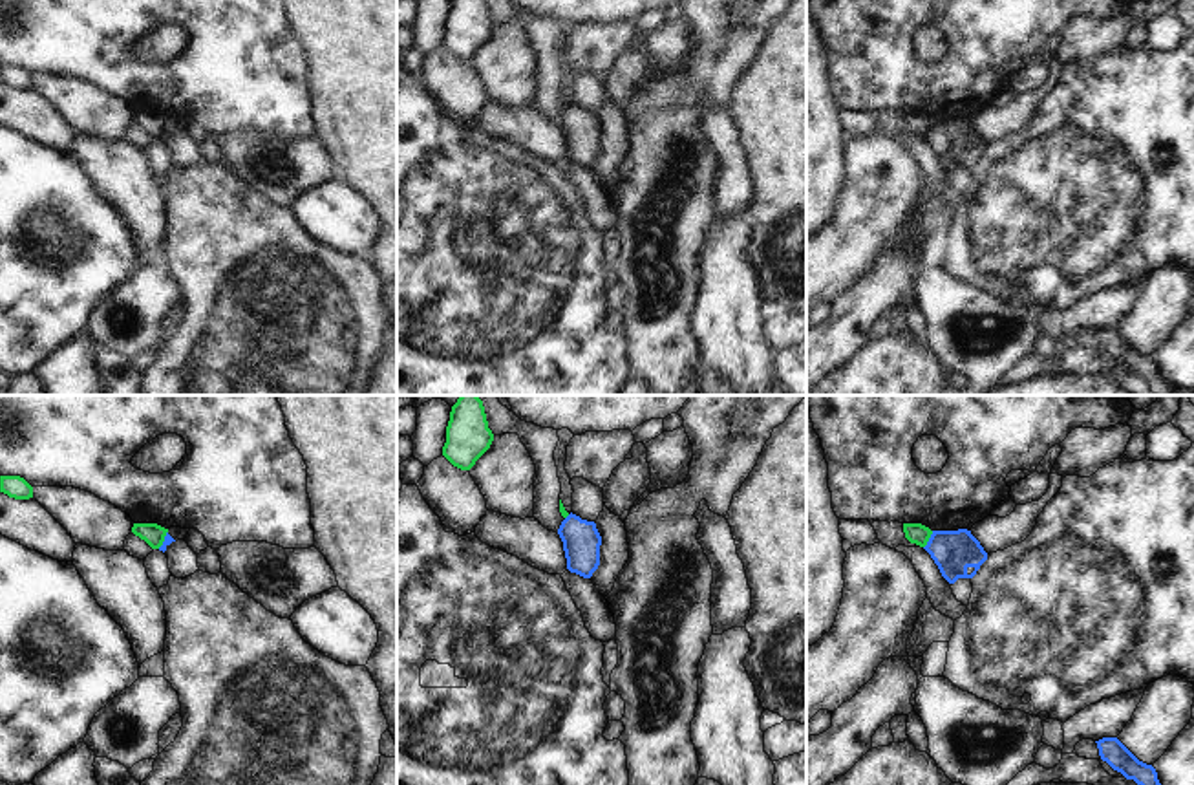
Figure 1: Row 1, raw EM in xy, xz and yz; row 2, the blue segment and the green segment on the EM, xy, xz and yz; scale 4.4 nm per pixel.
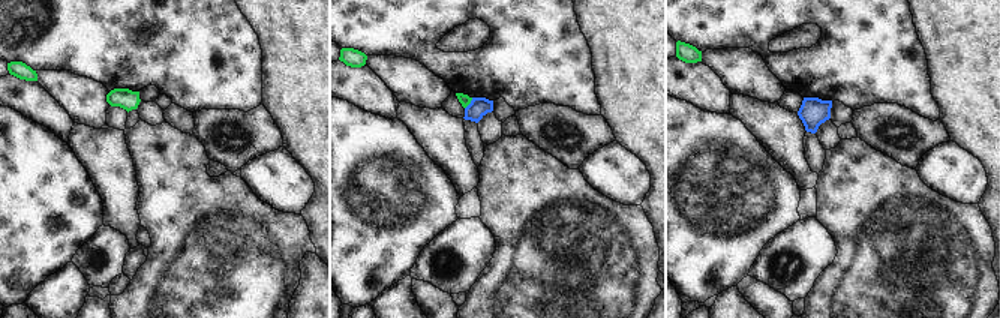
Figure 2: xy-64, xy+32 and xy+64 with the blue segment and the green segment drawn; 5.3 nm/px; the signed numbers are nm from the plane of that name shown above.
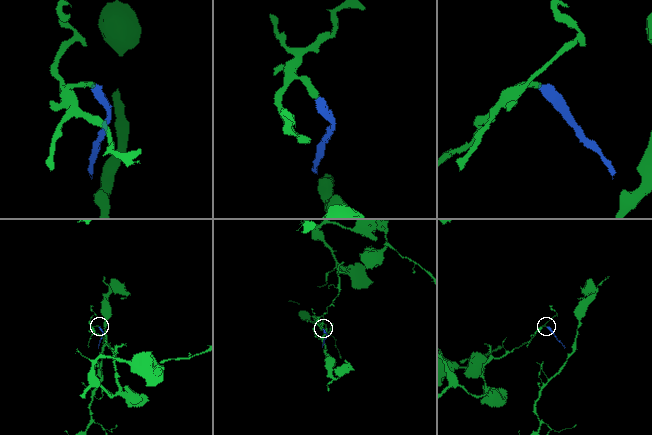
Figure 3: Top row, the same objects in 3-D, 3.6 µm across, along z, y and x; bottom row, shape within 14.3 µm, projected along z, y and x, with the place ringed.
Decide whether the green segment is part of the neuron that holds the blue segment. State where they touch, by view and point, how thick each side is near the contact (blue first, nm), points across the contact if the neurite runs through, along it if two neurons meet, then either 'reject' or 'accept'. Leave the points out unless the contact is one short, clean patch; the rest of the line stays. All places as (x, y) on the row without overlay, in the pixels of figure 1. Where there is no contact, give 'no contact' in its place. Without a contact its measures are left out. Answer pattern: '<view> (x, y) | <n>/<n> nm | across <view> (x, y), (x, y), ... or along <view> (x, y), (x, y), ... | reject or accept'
yz (929, 130) | 190/90 nm | along yz (933, 121), (924, 138) | reject

